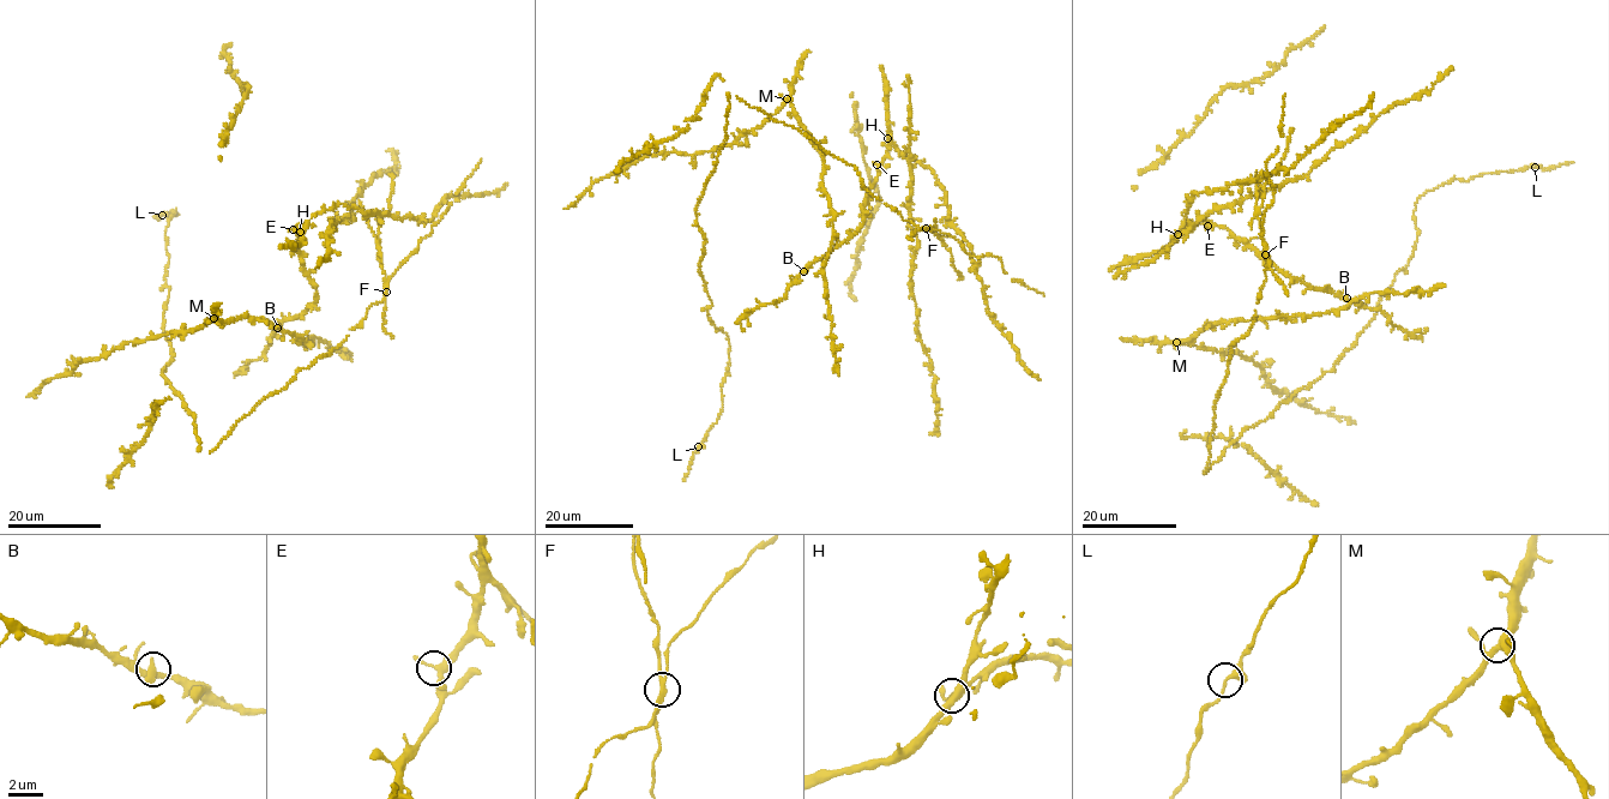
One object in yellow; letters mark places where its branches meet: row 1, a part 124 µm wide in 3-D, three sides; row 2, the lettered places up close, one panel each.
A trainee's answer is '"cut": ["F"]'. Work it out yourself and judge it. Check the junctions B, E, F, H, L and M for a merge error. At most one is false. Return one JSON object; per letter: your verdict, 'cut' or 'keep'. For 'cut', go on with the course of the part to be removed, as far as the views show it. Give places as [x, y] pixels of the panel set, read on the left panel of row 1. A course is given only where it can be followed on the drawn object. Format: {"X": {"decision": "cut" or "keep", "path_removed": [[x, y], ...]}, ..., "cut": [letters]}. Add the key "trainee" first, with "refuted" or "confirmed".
{"trainee": "confirmed", "B": {"decision": "keep"}, "E": {"decision": "keep"}, "F": {"decision": "cut", "path_removed": [[386, 290], [378, 236], [380, 220], [390, 208], [392, 178], [389, 174]]}, "H": {"decision": "keep"}, "L": {"decision": "keep"}, "M": {"decision": "keep"}, "cut": ["F"]}

